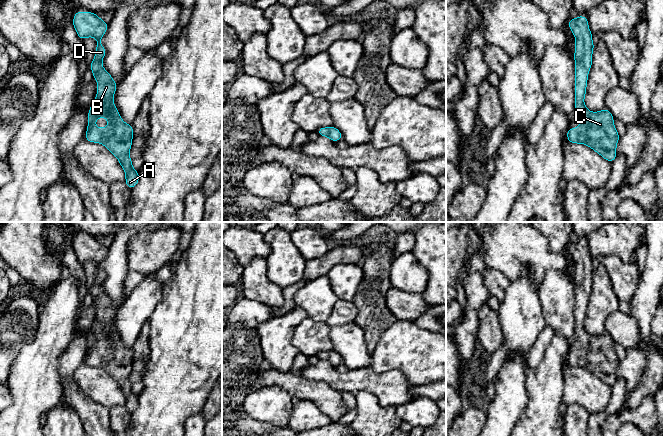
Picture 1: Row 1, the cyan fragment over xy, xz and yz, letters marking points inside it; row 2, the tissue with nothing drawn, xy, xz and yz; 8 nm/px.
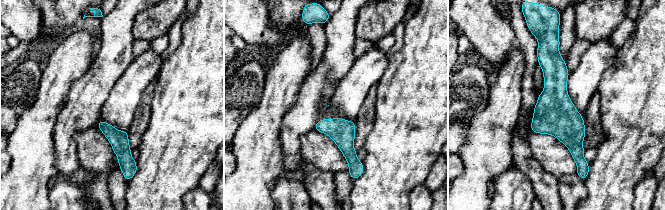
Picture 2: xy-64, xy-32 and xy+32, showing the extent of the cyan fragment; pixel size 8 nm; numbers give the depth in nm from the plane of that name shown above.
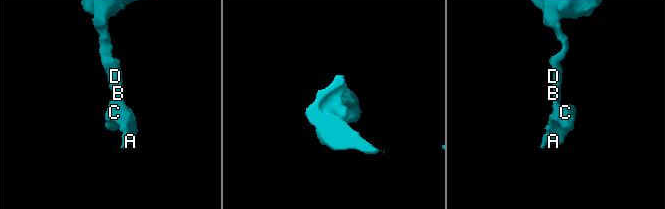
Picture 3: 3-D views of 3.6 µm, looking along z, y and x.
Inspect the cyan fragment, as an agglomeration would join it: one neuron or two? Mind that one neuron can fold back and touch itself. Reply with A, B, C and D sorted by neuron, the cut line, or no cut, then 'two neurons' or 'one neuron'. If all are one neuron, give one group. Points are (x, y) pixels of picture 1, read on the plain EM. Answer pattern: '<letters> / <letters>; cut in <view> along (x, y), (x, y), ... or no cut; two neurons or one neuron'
A B C D; no cut; one neuron

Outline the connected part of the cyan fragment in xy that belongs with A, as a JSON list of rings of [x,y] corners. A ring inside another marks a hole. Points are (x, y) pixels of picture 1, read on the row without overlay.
[[[76,235],[72,248],[81,264],[86,261],[94,261],[97,265],[96,278],[90,288],[93,301],[97,304],[97,320],[88,336],[88,351],[84,363],[103,368],[114,378],[126,398],[124,406],[132,413],[139,406],[139,397],[132,391],[132,383],[129,381],[133,351],[121,343],[120,337],[113,327],[117,307],[102,290],[106,274],[100,263],[106,257],[108,247],[100,243],[94,236]],[[99,341],[108,343],[106,352],[95,350]]]

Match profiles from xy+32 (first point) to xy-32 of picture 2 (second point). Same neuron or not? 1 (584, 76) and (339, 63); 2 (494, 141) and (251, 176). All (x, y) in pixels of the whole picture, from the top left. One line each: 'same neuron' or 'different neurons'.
1: different neurons
2: same neuron

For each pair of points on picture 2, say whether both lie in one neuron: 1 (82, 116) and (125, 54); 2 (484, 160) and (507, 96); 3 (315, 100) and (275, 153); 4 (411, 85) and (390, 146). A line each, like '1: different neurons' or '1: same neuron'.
1: same neuron
2: same neuron
3: different neurons
4: same neuron

